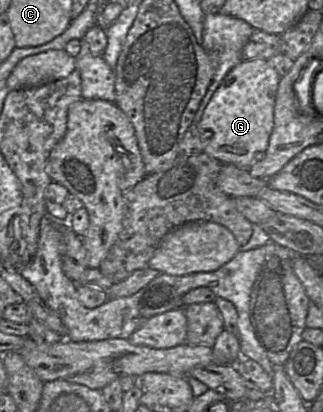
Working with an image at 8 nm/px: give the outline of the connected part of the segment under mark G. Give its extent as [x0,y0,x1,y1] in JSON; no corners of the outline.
[198,59,280,170]

